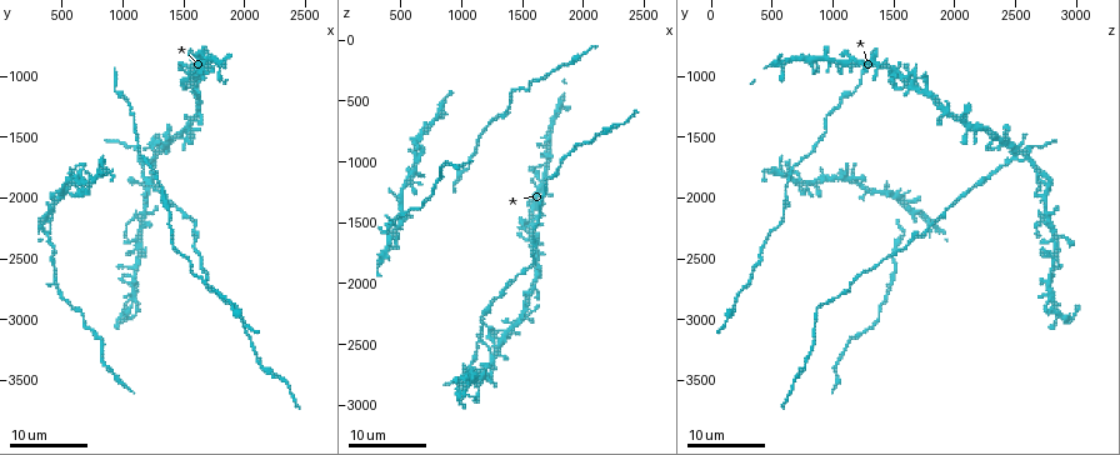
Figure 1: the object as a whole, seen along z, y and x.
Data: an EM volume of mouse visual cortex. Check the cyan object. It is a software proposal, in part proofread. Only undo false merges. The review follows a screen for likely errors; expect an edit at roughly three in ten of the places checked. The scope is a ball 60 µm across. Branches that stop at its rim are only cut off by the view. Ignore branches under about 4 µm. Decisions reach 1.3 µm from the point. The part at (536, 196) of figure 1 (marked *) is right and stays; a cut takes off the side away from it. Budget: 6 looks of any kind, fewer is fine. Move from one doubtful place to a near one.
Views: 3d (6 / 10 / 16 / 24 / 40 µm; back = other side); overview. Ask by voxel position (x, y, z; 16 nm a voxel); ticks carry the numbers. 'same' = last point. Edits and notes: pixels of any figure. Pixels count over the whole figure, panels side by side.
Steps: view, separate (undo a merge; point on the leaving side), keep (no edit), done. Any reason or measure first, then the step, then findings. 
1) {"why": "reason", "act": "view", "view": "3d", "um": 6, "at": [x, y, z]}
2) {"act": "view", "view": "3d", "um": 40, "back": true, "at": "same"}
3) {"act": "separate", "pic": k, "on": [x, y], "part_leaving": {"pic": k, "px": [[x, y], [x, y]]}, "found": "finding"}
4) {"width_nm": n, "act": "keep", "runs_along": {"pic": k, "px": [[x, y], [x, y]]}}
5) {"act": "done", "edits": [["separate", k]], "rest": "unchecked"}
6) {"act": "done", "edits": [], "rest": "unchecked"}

{"why": "branch point", "act": "view", "view": "3d", "um": 16, "at": [1680, 880, 1040]}

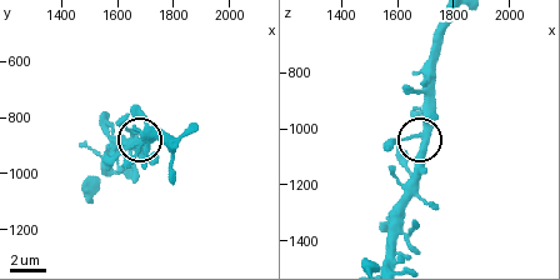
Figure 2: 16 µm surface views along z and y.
{"act": "view", "view": "3d", "um": 10, "at": [1670, 880, 1030]}

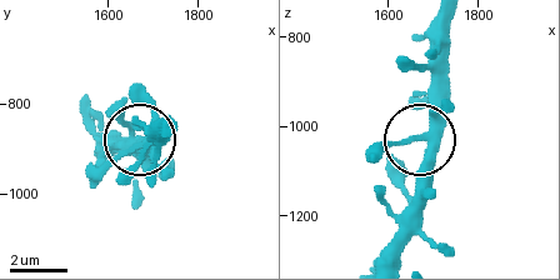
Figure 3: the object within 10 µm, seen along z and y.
{"width_nm": 290, "act": "keep", "runs_along": {"pic": 3, "px": [[398, 250], [398, 224], [426, 153], [433, 75]]}, "found": "continuous, no second cell"}

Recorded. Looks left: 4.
{"act": "view", "view": "3d", "um": 24, "at": [1160, 1680, 2440]}

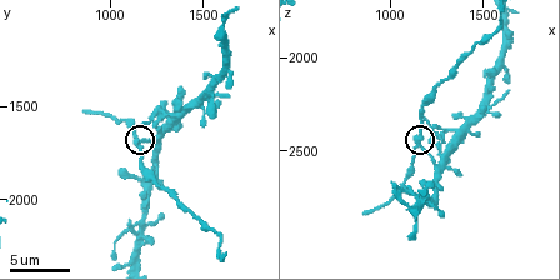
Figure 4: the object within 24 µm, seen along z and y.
{"act": "view", "view": "3d", "um": 6, "at": [1140, 1700, 2460]}

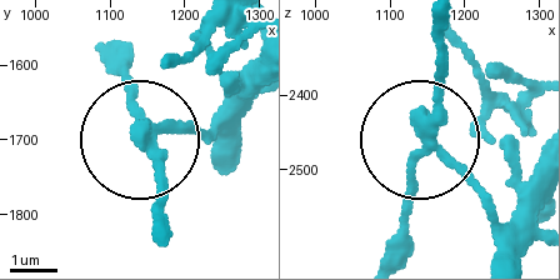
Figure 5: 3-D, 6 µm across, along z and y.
{"why": "other side", "act": "view", "view": "3d", "um": 6, "back": true, "at": [1145, 1685, 2455]}

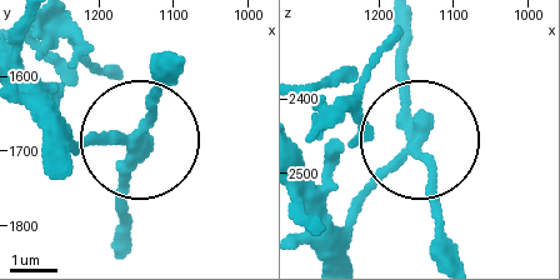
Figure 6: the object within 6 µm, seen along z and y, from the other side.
{"side_arm_um": 9, "act": "keep", "found": "continuous, no second cell"}

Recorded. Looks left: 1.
{"why": "small branch off a trunk", "act": "view", "view": "3d", "um": 16, "at": [1160, 2180, 2760]}

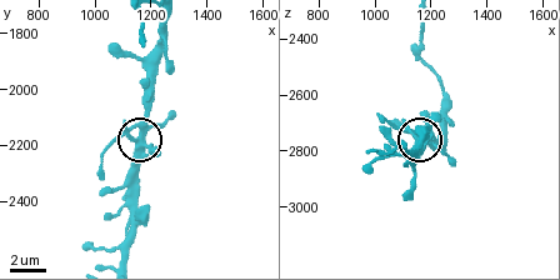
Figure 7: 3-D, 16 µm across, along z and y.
{"act": "keep", "runs_along": {"pic": 7, "px": [[166, 24], [146, 131], [134, 140], [120, 138], [104, 153]]}, "found": "continuous, no second cell"}

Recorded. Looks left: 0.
{"act": "done", "edits": [], "rest": "unchecked"}

